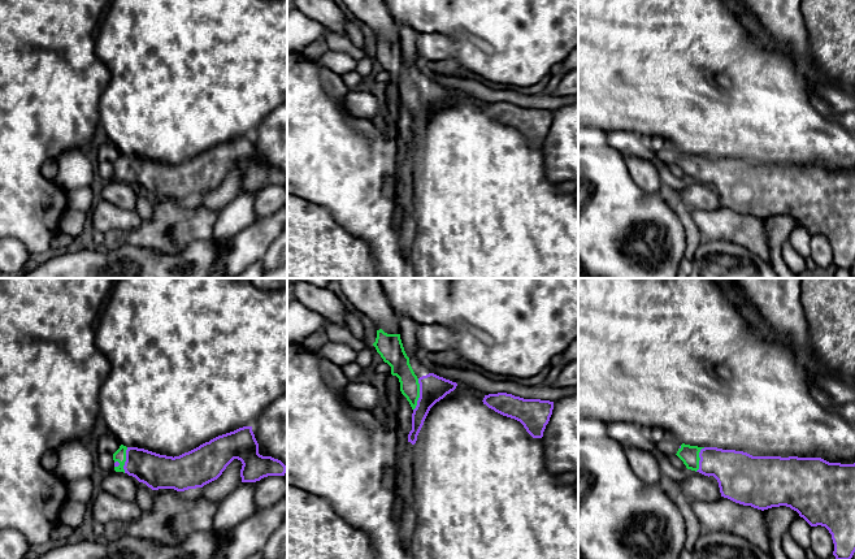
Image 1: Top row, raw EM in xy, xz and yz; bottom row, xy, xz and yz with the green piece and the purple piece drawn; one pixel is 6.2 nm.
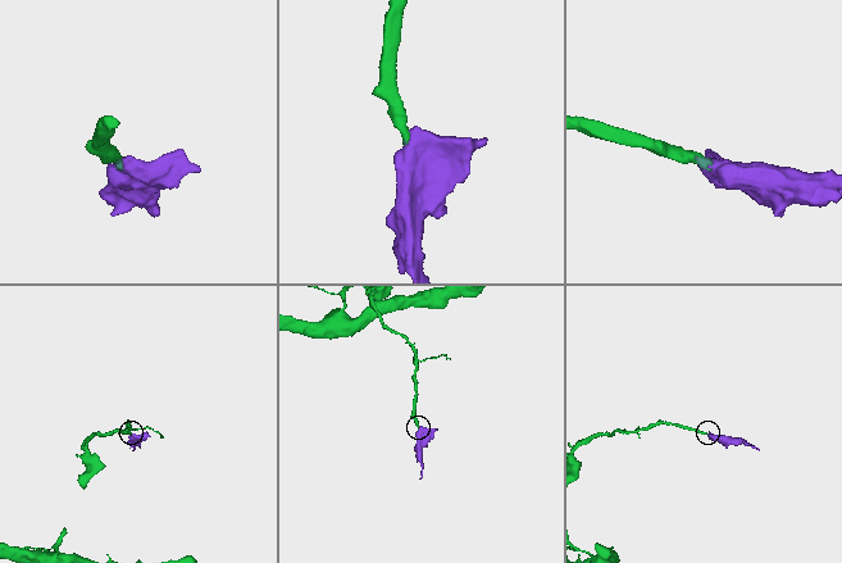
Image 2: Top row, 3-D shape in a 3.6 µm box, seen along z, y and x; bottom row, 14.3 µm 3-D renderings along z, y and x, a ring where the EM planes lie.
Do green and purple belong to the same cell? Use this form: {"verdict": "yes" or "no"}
{"verdict": "yes"}

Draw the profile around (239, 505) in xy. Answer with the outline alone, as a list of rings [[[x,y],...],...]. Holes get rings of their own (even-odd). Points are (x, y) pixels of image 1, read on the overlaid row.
[[[240,482],[220,504],[213,519],[213,532],[231,532],[257,511],[255,502],[256,482]]]

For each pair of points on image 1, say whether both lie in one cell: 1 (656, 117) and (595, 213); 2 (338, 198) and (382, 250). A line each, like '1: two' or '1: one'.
1: two
2: one

